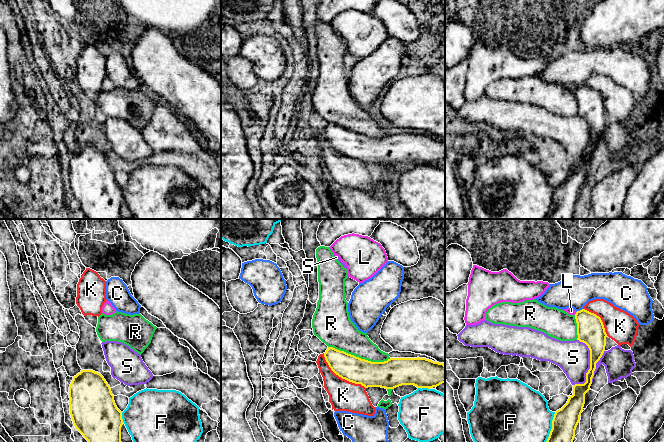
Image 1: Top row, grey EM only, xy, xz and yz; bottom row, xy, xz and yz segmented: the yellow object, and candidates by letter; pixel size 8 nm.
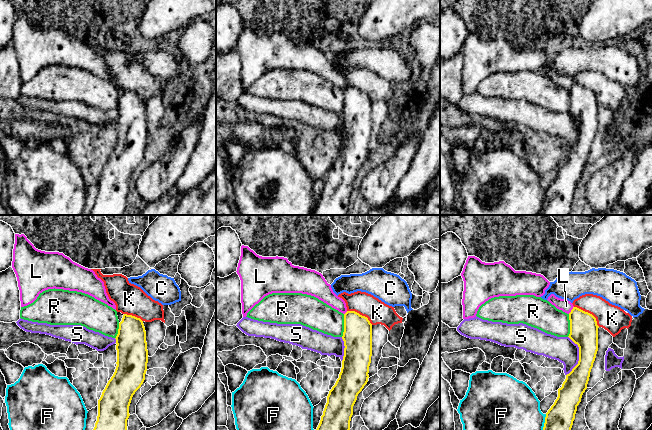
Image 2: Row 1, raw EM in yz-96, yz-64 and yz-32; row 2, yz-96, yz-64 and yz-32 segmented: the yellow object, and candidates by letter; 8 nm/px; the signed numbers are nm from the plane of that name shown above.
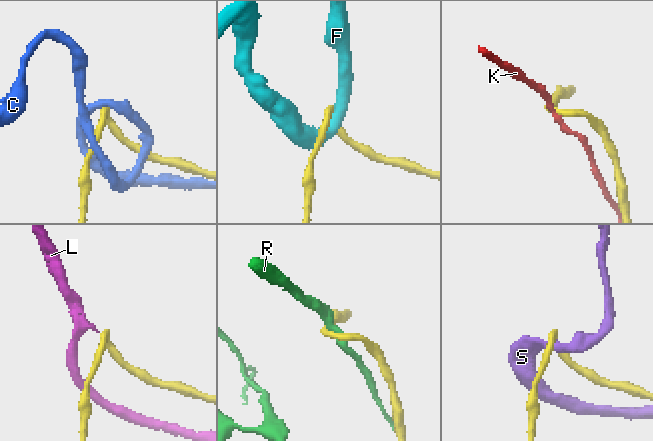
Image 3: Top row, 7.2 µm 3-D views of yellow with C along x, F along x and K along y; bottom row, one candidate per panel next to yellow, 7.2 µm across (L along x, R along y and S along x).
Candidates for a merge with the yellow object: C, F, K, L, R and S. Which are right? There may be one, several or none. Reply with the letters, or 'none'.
none

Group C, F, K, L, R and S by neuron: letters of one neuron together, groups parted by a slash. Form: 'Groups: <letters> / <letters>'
Groups: C / F / K / L / R / S

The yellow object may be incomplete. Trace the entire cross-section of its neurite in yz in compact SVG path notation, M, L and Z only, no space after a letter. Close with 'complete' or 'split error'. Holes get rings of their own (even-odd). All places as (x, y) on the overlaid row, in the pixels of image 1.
M582 309L576 312L575 319L577 340L585 343L590 350L590 369L586 373L586 382L573 385L573 395L568 396L567 403L555 412L546 442L573 442L585 404L585 394L590 390L596 363L605 351L607 334L601 318Z | complete

